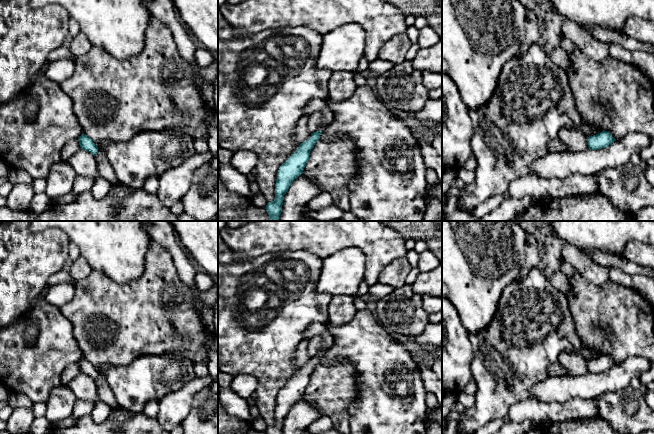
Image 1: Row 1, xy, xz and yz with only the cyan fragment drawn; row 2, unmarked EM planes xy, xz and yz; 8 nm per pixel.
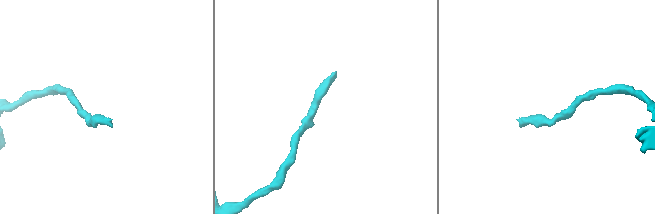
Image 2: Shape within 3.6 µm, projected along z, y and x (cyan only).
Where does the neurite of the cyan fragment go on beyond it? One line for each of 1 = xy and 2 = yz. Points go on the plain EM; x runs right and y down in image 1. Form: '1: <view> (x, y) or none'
1: none
2: none

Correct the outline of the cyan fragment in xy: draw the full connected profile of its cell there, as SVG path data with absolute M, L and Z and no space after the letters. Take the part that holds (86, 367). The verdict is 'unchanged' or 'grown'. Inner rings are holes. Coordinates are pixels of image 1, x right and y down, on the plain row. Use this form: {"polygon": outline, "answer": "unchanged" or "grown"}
{"polygon": "M82 358L79 362L79 368L82 374L90 376L94 380L98 376L98 371L94 368L93 364L90 361L87 361L85 358Z", "answer": "unchanged"}

